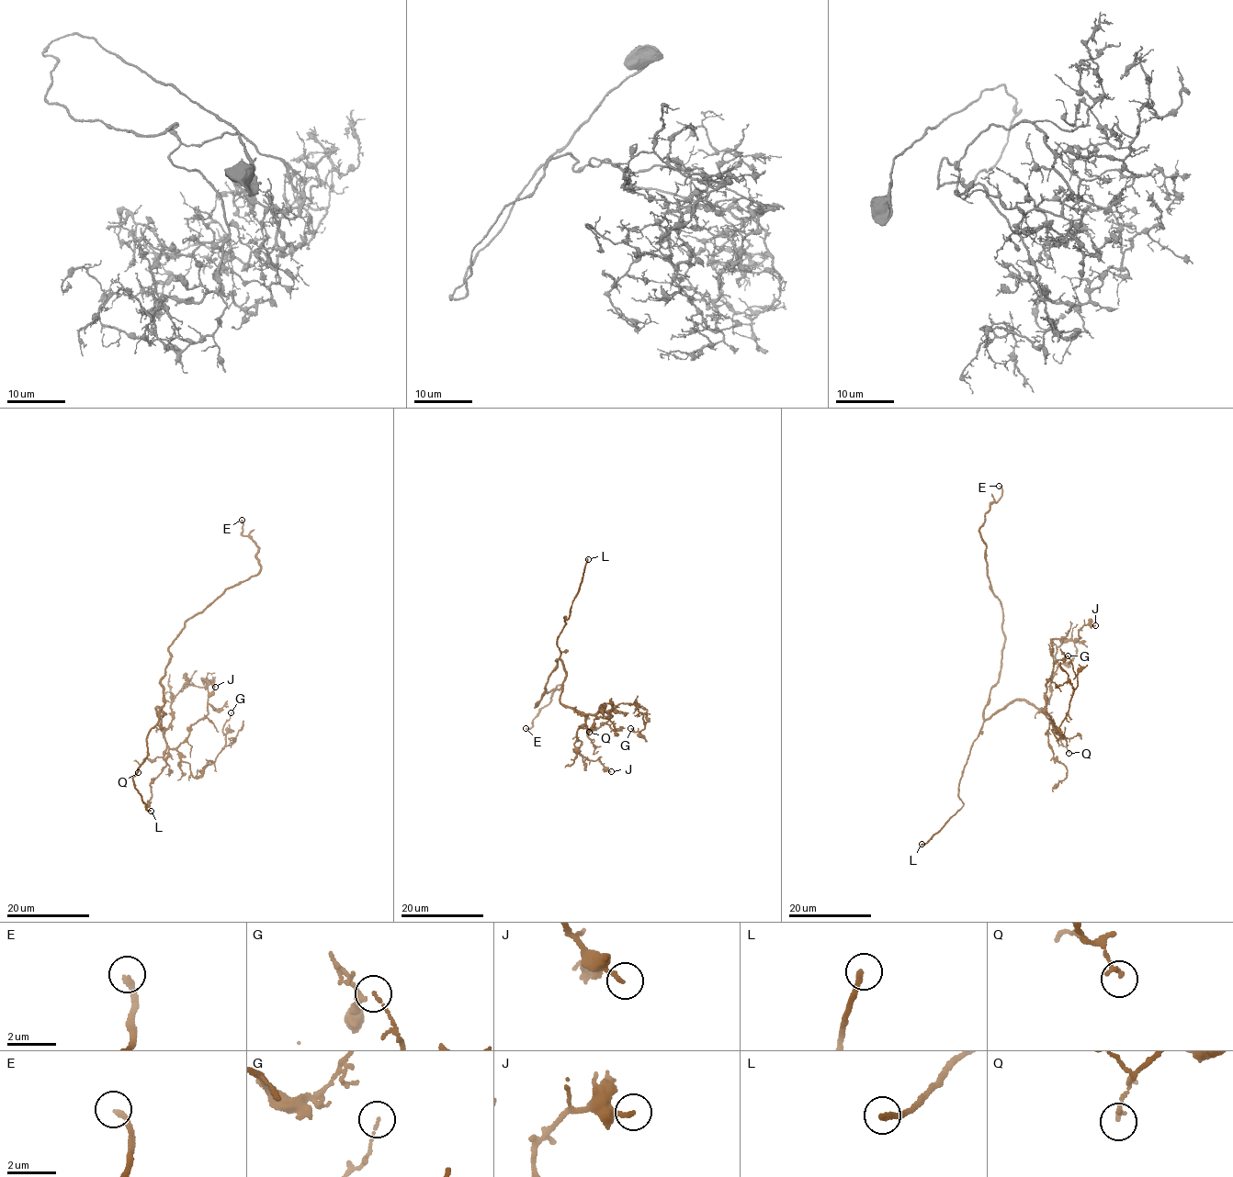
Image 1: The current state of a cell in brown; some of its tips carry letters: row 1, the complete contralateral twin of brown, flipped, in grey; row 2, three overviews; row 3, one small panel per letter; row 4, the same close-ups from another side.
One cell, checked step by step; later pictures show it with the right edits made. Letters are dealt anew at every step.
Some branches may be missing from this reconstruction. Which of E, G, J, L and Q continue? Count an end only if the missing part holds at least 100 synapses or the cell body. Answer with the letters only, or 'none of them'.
E, L

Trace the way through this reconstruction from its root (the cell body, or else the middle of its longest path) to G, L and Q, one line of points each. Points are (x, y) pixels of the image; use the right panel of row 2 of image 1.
G: (990, 691), (983, 718), (1023, 700), (1044, 713), (1057, 739), (1077, 685), (1068, 655)
L: (990, 691), (983, 725), (973, 743), (958, 789), (964, 805), (944, 827), (921, 844)
Q: (990, 691), (983, 718), (1023, 700), (1050, 720), (1068, 753)

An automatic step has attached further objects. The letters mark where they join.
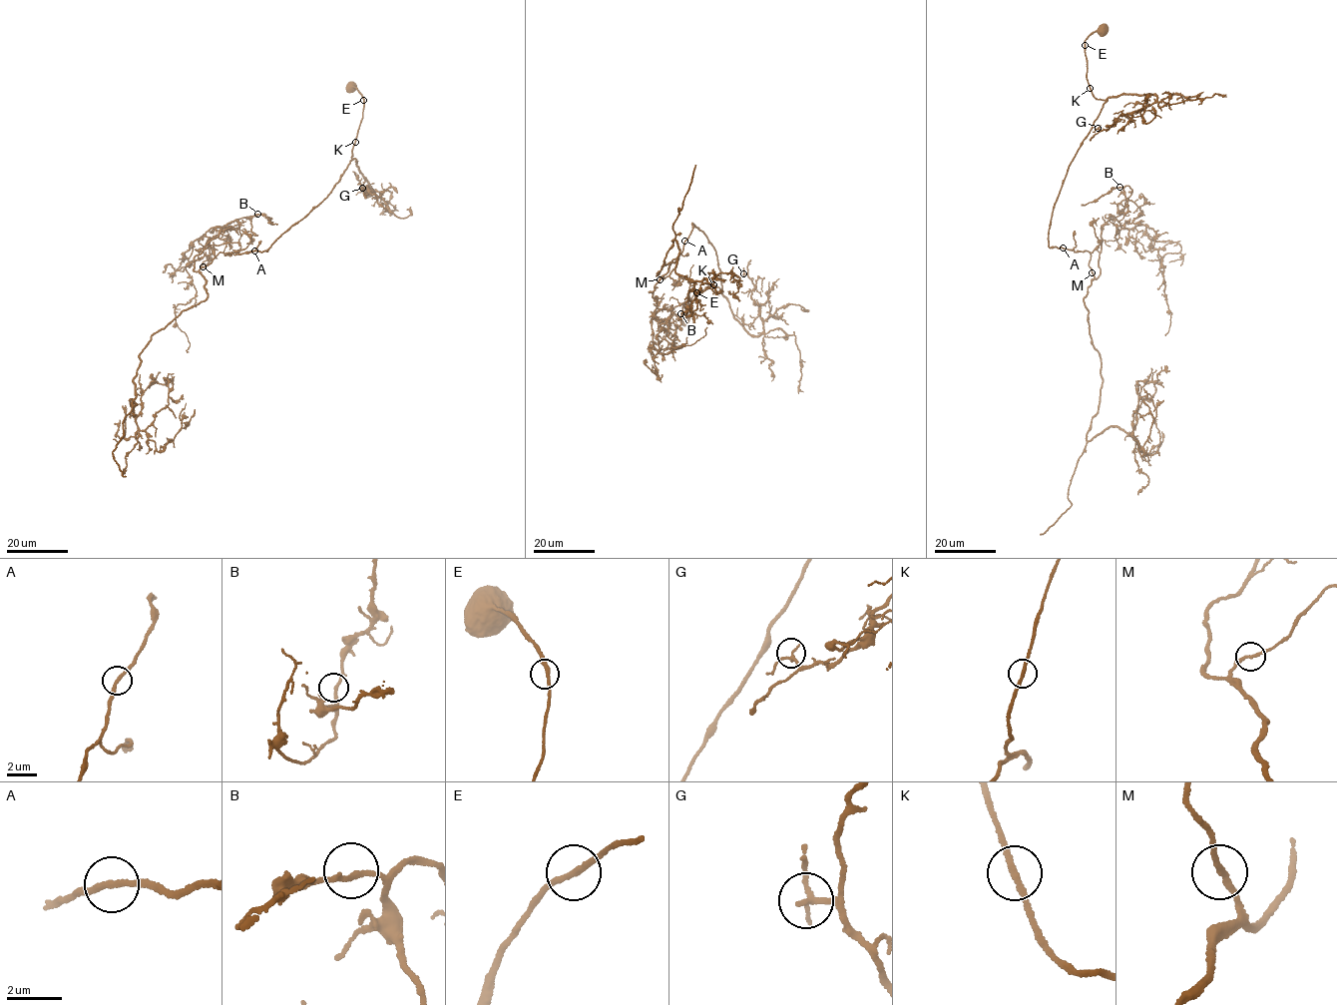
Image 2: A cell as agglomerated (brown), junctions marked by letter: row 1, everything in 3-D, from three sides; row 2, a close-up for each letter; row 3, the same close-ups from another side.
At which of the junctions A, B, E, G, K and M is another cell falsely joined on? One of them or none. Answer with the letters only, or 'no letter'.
M

